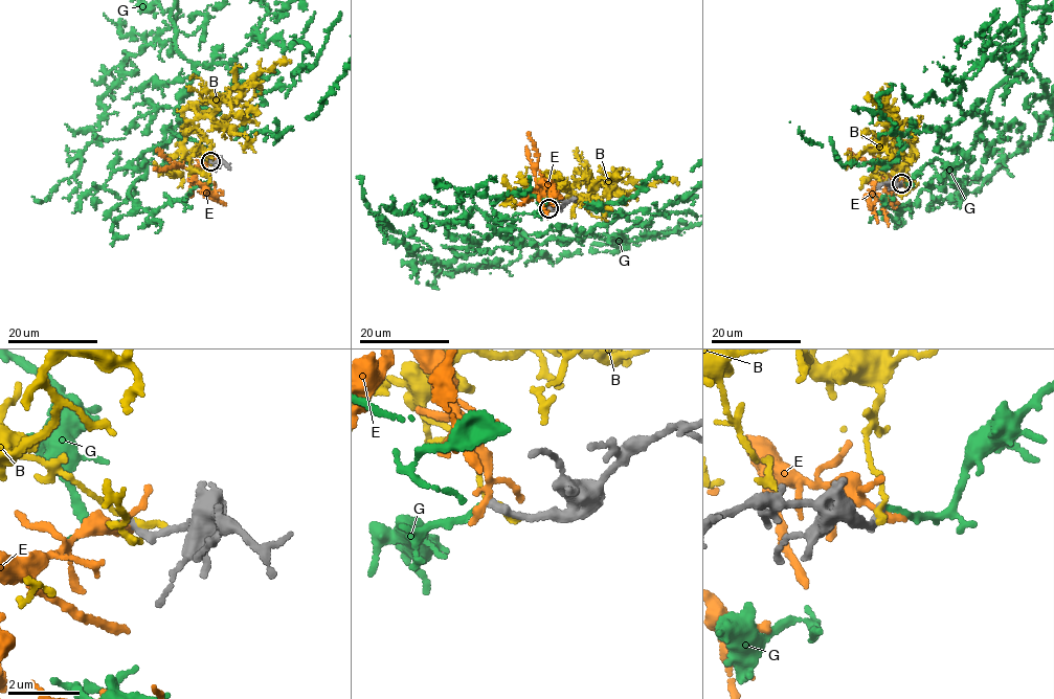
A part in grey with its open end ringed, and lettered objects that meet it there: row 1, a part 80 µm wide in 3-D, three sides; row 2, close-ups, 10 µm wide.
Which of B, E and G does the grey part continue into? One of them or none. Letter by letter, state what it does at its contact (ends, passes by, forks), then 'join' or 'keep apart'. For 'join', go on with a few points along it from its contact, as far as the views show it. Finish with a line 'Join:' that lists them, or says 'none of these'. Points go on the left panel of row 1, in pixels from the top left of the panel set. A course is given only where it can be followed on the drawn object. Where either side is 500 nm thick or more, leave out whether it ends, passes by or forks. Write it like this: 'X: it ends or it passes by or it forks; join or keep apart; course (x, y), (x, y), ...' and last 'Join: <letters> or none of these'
B: it ends; keep apart
E: it passes by; keep apart
G: it ends; join
Join: G

